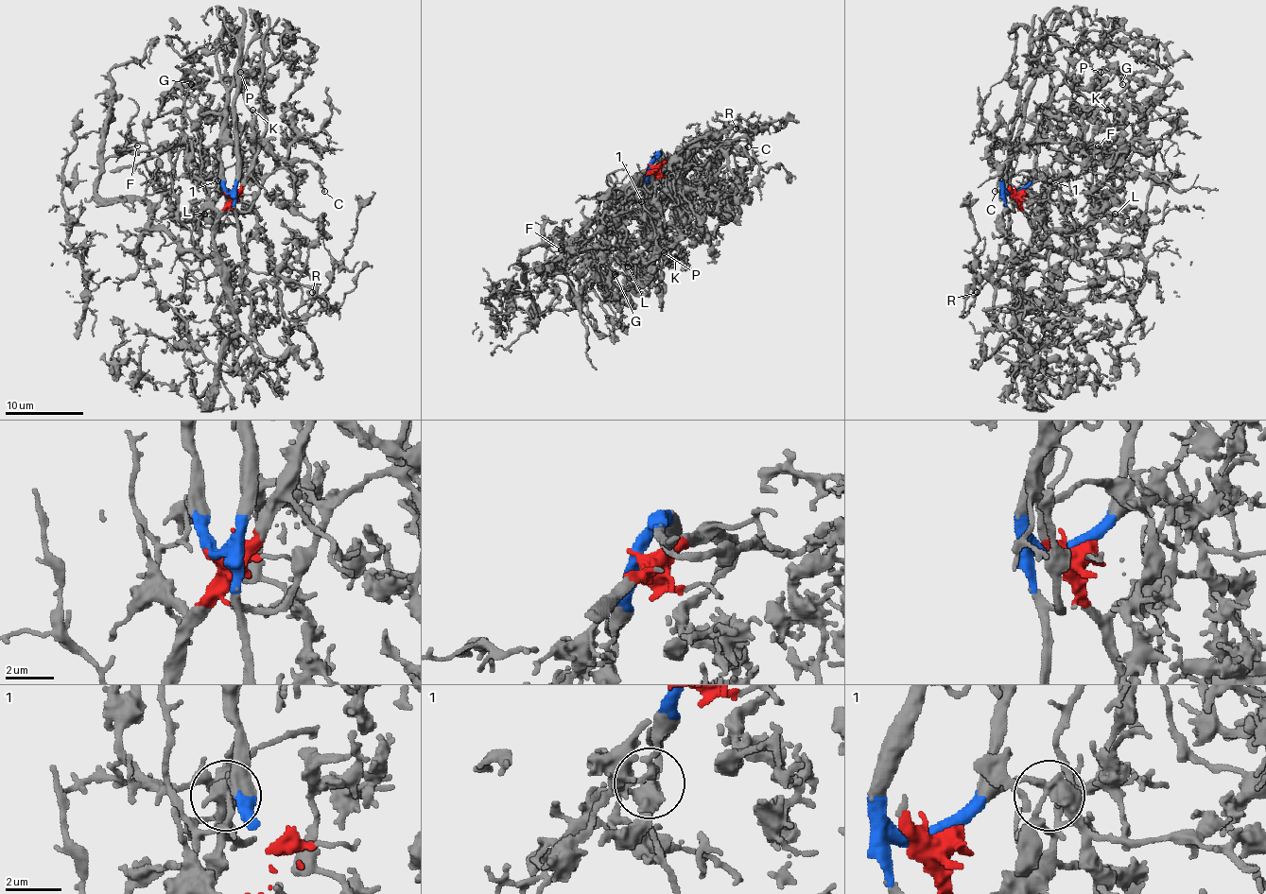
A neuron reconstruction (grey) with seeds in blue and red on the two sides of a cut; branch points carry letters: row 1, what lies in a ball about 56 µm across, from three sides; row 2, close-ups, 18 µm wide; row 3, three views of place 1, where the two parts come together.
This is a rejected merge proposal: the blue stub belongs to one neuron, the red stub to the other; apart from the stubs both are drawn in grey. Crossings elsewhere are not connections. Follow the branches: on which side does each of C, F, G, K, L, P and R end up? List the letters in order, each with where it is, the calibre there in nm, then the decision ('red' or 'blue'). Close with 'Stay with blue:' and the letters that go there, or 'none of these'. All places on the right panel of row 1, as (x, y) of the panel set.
C: at (995, 191); 160 nm thick; red
F: at (1098, 146); 130 nm thick; red
G: at (1122, 84); 150 nm thick; blue
K: at (1107, 110); 140 nm thick; blue
L: at (1115, 214); 300 nm thick; blue
P: at (1101, 72); 140 nm thick; blue
R: at (977, 292); 160 nm thick; red
Stay with blue: G, K, L, P

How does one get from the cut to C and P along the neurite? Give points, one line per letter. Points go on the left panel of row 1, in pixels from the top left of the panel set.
C: (225, 194), (231, 196), (241, 185), (258, 146), (264, 145), (282, 159), (309, 163), (320, 174), (324, 192)
P: (225, 194), (221, 176), (221, 123), (225, 94), (221, 80), (227, 77), (243, 86), (241, 73)

